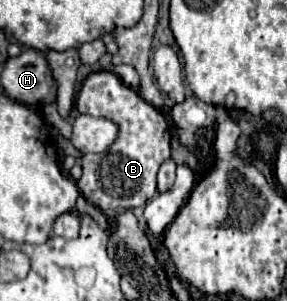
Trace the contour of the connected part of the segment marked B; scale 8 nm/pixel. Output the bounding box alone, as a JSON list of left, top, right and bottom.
[77,71,171,213]

